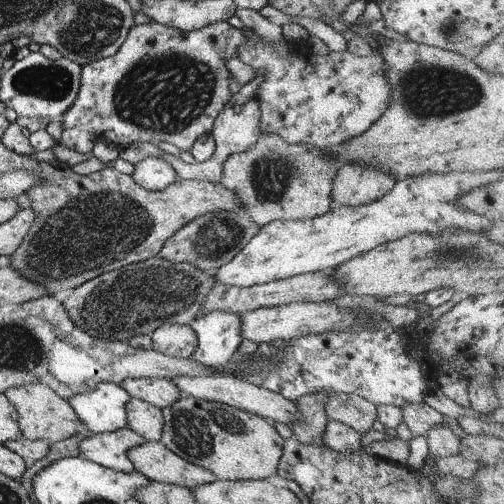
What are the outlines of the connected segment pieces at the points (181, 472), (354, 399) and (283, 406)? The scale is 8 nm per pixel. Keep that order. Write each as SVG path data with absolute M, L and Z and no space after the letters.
M147 441L130 448L128 458L134 464L135 471L151 481L192 489L219 480L210 470L195 466L173 454L160 441Z
M335 393L325 402L324 408L329 421L342 422L361 436L372 430L373 423L379 420L376 406L352 393Z
M176 376L176 378L170 378L170 382L180 390L182 395L192 396L198 400L206 400L212 402L218 402L220 404L226 404L233 408L260 416L262 419L270 418L275 422L284 423L286 425L296 422L300 418L300 412L298 412L298 405L292 400L286 400L284 396L280 396L274 392L270 392L266 388L256 386L248 380L242 380L229 376L194 376L189 378L188 376Z

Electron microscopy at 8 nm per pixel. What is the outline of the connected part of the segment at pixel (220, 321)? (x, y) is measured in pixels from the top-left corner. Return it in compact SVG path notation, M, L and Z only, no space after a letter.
M222 310L201 312L190 326L198 340L192 360L210 370L224 370L243 342L240 315Z

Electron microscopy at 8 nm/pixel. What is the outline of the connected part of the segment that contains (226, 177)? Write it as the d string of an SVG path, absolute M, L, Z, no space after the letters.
M278 134L261 135L249 150L224 162L221 184L238 196L241 210L258 227L276 220L312 219L331 210L332 180L340 167L324 151L308 144L286 144Z

